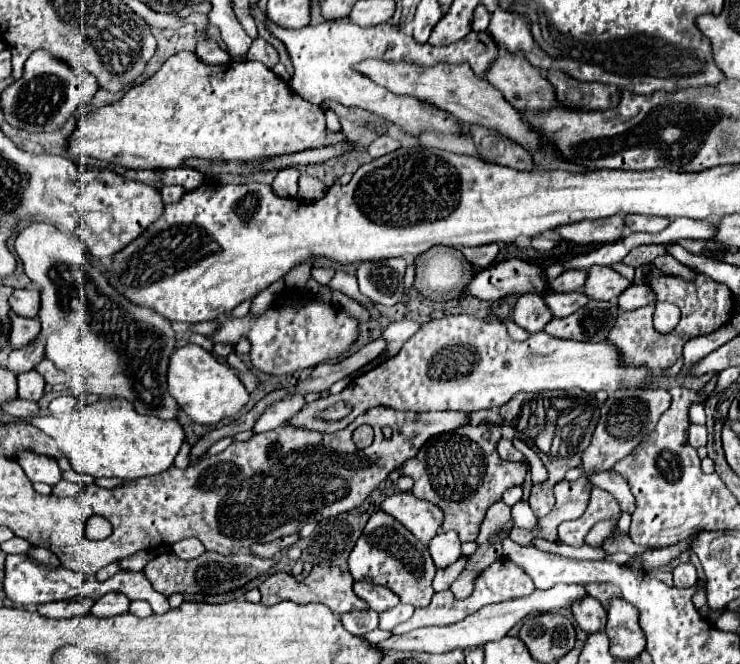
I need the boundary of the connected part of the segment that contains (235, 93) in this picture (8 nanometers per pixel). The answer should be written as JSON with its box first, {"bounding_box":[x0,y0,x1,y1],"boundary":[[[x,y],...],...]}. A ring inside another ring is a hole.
{"bounding_box":[67,51,345,169],"boundary":[[[181,51],[173,57],[169,57],[163,63],[163,67],[155,75],[151,75],[147,81],[143,81],[141,85],[135,85],[133,89],[129,89],[119,101],[103,105],[103,107],[93,109],[91,113],[79,117],[73,133],[67,137],[67,151],[75,159],[77,157],[91,157],[91,159],[109,161],[109,163],[115,163],[115,165],[121,165],[121,167],[127,167],[127,169],[175,169],[175,167],[181,167],[187,157],[197,157],[197,159],[207,159],[207,161],[255,161],[255,159],[305,151],[305,149],[313,149],[313,147],[323,147],[327,143],[337,143],[339,139],[345,139],[345,135],[343,133],[333,133],[333,135],[325,133],[325,123],[323,123],[321,109],[317,105],[311,105],[311,103],[303,101],[303,97],[293,95],[289,85],[283,79],[279,79],[271,69],[267,69],[263,63],[259,63],[259,61],[231,61],[231,63],[225,63],[225,65],[207,65],[207,63],[199,61],[195,53]]]}

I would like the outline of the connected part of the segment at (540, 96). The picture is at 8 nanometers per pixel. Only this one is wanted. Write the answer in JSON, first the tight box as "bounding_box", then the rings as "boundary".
{"bounding_box":[485,51,557,111],"boundary":[[[509,51],[501,53],[493,63],[491,67],[487,69],[485,73],[487,81],[499,89],[503,93],[503,97],[519,111],[527,109],[527,111],[541,111],[541,109],[549,109],[553,105],[557,105],[555,101],[555,93],[553,93],[553,87],[551,83],[547,81],[547,77],[535,69],[523,55],[511,55]]]}

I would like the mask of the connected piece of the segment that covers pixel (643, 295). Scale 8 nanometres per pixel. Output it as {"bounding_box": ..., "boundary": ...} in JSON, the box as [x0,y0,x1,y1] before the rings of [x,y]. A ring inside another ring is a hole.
{"bounding_box":[617,285,653,311],"boundary":[[[631,285],[619,295],[617,307],[623,309],[623,311],[631,311],[631,309],[637,309],[637,307],[645,307],[647,303],[651,303],[651,299],[653,299],[653,295],[651,295],[649,287]]]}

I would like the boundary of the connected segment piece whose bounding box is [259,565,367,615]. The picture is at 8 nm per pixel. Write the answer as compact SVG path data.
M313 565L311 573L303 581L295 581L295 577L291 577L287 573L275 573L275 575L267 577L263 581L259 591L261 591L261 597L263 597L263 601L261 601L263 605L275 605L275 603L281 603L281 601L293 601L293 603L299 603L299 605L323 603L335 615L343 615L343 613L353 611L353 609L367 609L367 603L363 603L363 599L359 599L353 593L351 573L347 569L333 567L333 565Z

